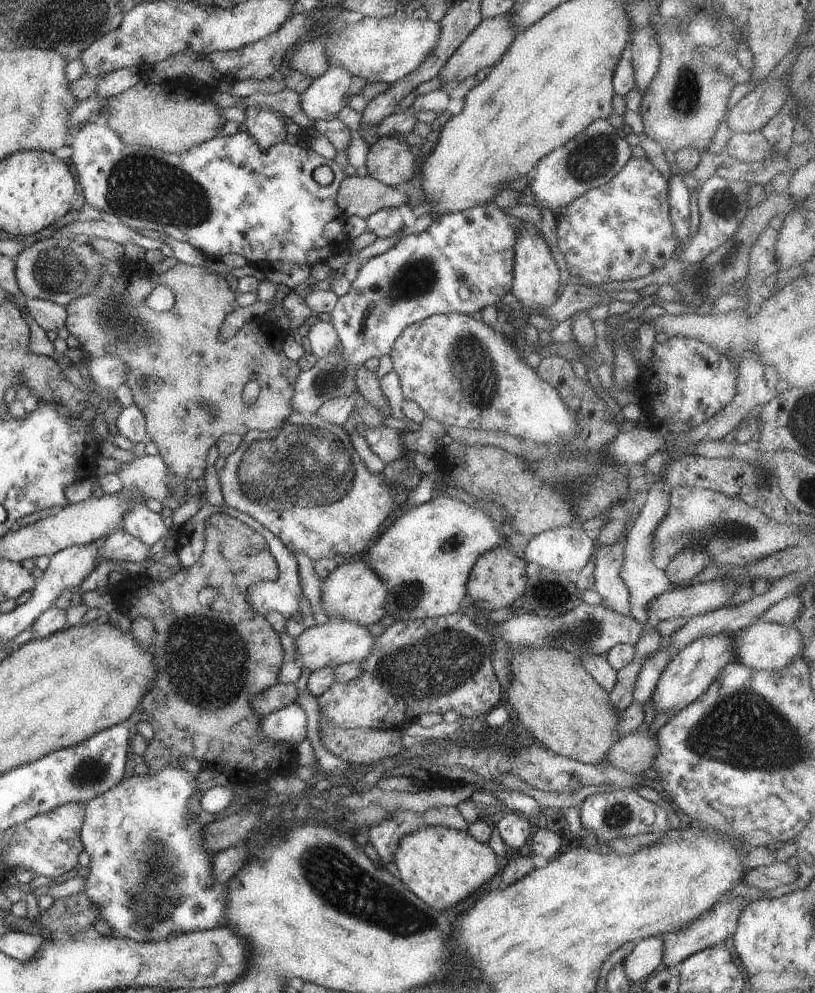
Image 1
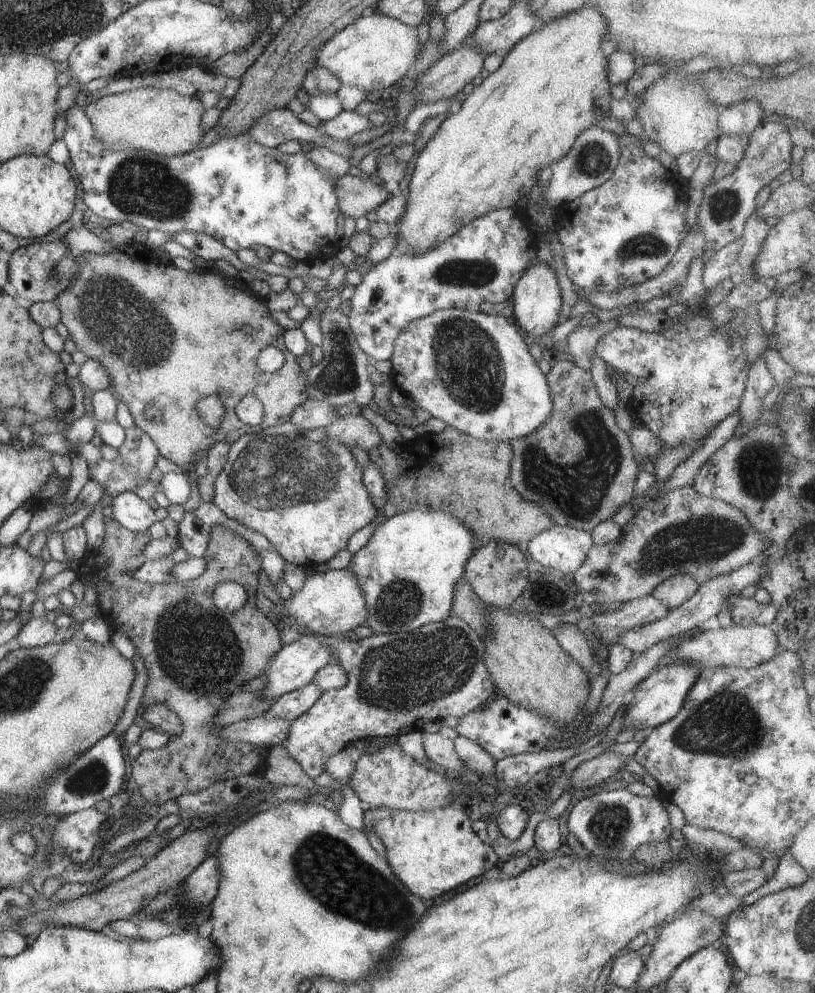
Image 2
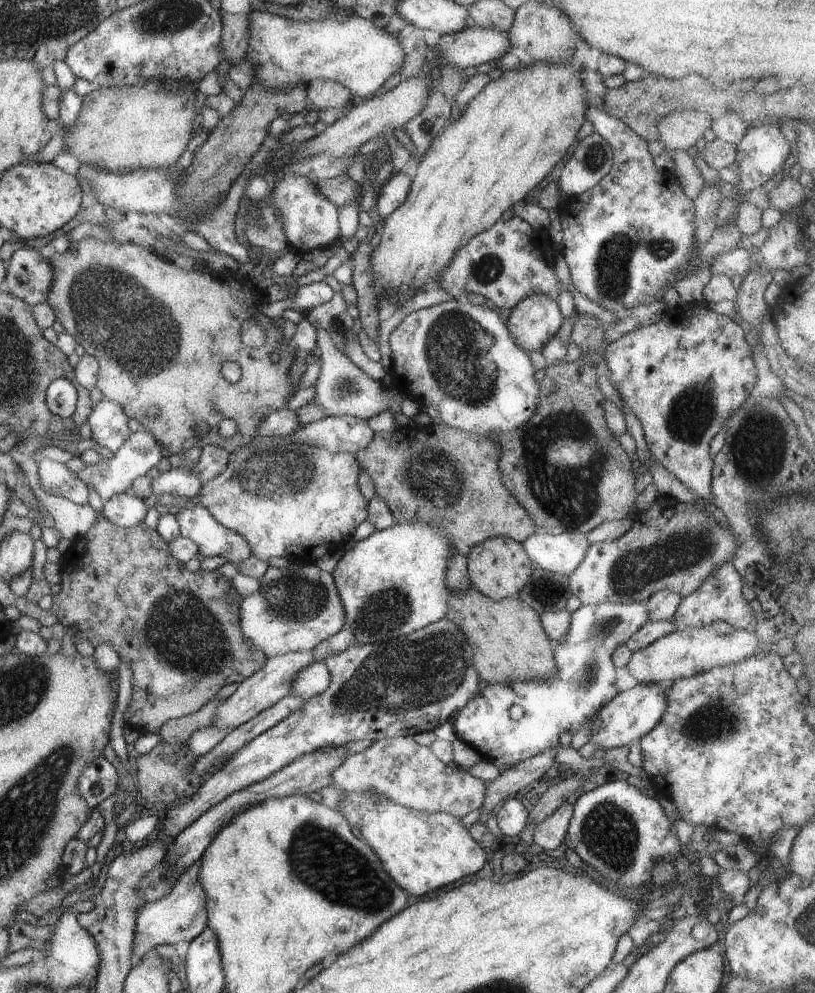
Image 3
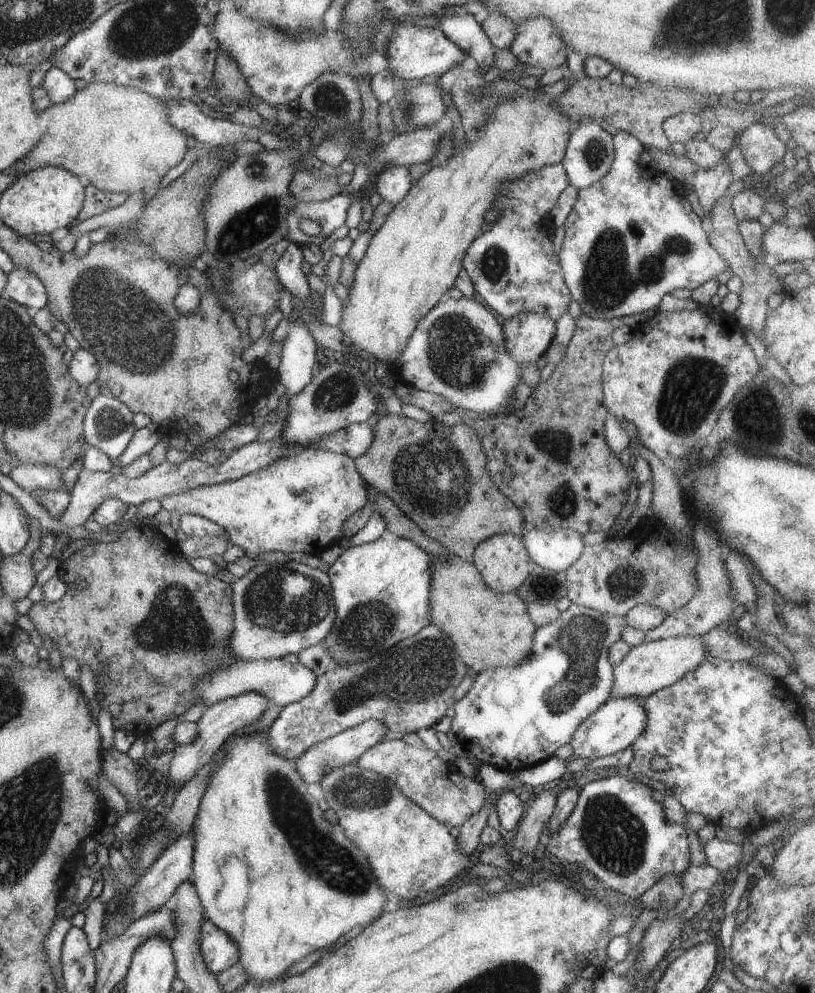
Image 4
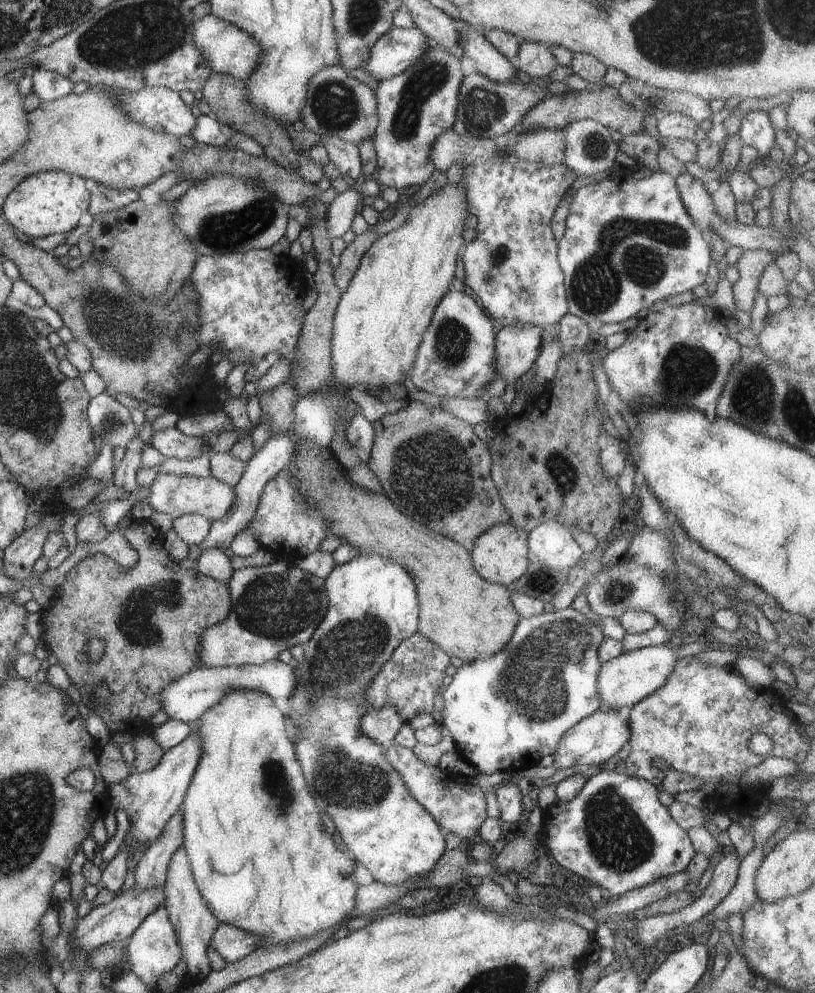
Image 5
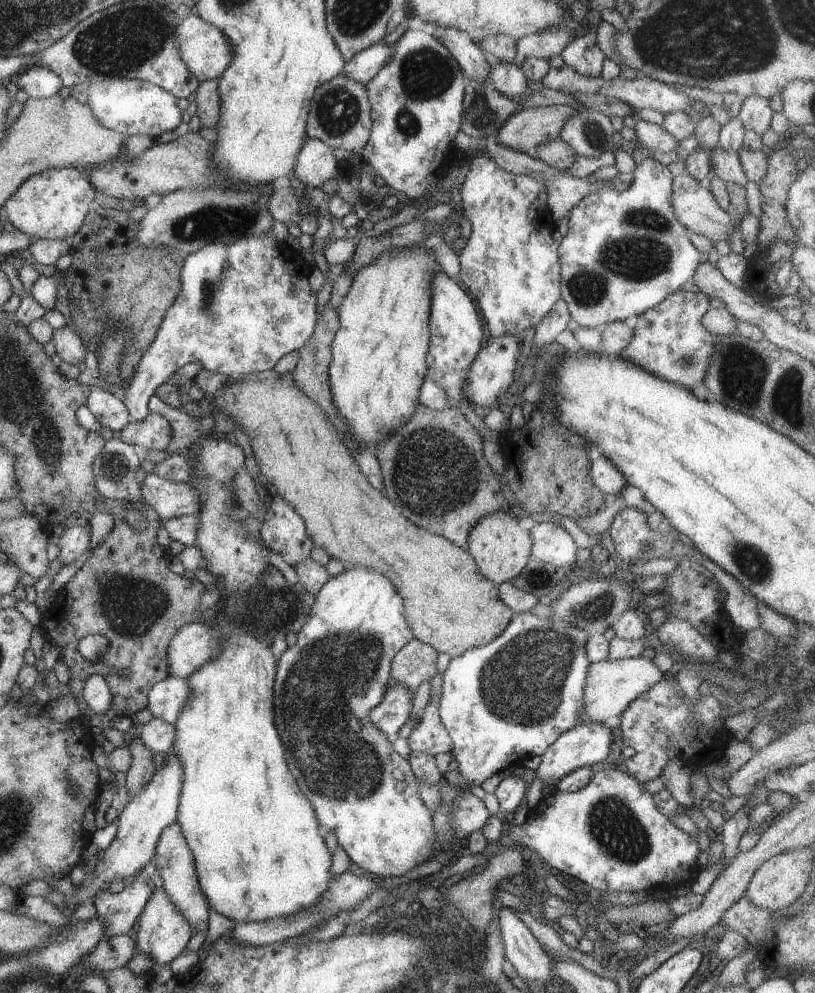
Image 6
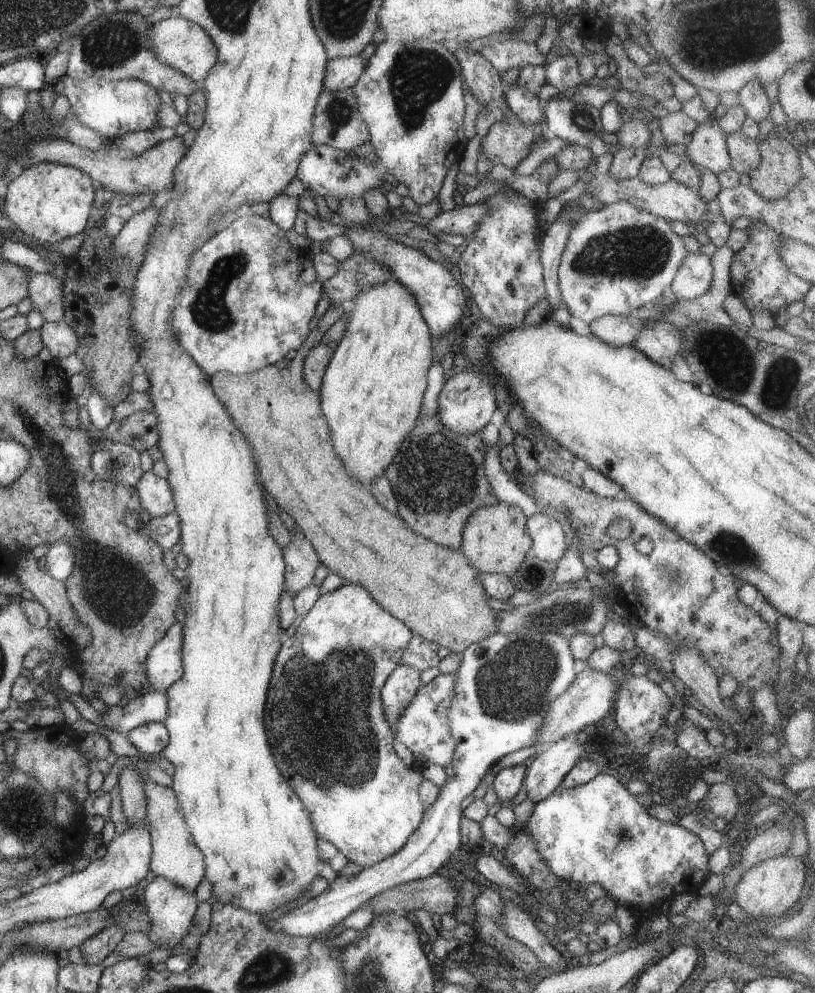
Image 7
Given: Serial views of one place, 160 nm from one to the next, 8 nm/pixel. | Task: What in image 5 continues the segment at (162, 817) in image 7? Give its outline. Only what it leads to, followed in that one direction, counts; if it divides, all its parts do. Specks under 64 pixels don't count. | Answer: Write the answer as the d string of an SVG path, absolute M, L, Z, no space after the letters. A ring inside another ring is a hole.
M178 847L167 868L166 882L163 888L165 908L169 912L170 922L173 924L179 938L182 954L186 958L189 977L199 975L205 977L211 970L210 959L206 952L211 938L218 928L218 919L210 912L195 883L189 858L184 847Z

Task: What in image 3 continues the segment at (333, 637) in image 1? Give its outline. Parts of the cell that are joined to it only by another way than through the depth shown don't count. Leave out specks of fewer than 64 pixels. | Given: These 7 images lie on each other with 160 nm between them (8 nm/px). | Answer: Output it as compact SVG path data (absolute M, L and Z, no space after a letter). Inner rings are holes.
M294 651L275 657L268 657L266 664L247 679L239 683L237 690L217 706L213 726L225 731L234 730L248 722L263 710L274 706L281 698L289 694L293 678L305 666L314 663L312 651Z

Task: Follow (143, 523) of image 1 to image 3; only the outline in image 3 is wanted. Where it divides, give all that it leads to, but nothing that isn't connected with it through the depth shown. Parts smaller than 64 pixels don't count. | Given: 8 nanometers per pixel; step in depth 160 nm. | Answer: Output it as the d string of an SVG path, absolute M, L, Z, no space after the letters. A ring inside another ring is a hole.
M122 493L104 502L100 514L117 527L133 527L144 520L147 511L143 499Z

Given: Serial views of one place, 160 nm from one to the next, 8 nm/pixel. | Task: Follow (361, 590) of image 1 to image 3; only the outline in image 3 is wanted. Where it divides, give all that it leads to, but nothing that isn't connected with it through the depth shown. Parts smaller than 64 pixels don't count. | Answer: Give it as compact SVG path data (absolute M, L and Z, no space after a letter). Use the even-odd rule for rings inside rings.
M301 564L295 571L266 572L259 581L260 589L242 598L239 606L241 633L252 649L258 649L268 657L294 651L311 651L317 644L342 630L345 610L332 573L321 570L316 564Z

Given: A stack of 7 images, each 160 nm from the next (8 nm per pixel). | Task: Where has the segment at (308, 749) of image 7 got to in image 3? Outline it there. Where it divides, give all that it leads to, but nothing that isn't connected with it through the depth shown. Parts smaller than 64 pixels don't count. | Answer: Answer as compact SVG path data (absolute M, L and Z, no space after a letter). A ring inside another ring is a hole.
M420 522L396 523L393 527L378 530L347 550L332 572L337 593L345 610L343 628L354 633L358 645L367 645L392 640L409 635L415 630L428 626L438 619L446 618L449 611L447 600L450 590L445 580L448 559L456 553L451 546L451 538L444 536L436 527ZM374 789L367 791L343 791L343 798L336 809L344 815L344 818L360 830L362 838L376 853L382 868L390 875L390 878L409 895L426 896L428 892L440 890L448 884L454 884L456 880L464 876L472 876L482 870L488 862L486 852L470 836L459 818L448 813L429 813L410 807L400 806L391 801L384 793L378 793Z

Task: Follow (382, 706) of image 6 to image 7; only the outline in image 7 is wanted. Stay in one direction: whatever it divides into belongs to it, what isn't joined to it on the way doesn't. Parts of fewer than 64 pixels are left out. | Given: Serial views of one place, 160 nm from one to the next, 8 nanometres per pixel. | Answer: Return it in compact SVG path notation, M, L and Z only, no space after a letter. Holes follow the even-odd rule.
M398 665L382 685L381 703L391 725L398 720L411 698L414 698L422 686L420 673L414 667Z

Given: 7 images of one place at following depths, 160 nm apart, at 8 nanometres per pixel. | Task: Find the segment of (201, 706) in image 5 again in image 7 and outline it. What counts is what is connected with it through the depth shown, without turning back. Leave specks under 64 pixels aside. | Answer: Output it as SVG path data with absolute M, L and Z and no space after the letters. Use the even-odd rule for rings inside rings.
M156 691L141 692L125 706L111 706L101 714L102 724L114 732L130 732L144 723L162 723L168 712L167 696Z

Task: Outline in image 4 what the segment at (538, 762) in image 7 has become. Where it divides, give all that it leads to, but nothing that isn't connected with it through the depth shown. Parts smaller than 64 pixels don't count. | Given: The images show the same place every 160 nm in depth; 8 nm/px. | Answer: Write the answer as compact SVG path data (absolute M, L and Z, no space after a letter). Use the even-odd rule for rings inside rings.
M624 696L620 698L610 698L601 708L598 708L591 716L588 716L572 734L572 740L569 743L574 753L572 758L586 758L590 761L616 754L625 750L628 746L634 744L634 740L646 730L646 710L644 710L643 701L635 697Z

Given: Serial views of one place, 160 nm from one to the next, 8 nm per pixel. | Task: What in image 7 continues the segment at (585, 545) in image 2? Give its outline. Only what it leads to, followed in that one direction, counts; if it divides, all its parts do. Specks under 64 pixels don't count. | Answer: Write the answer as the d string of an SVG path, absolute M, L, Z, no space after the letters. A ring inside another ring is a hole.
M540 512L526 518L525 531L533 540L530 556L557 563L566 552L566 534L550 513Z

